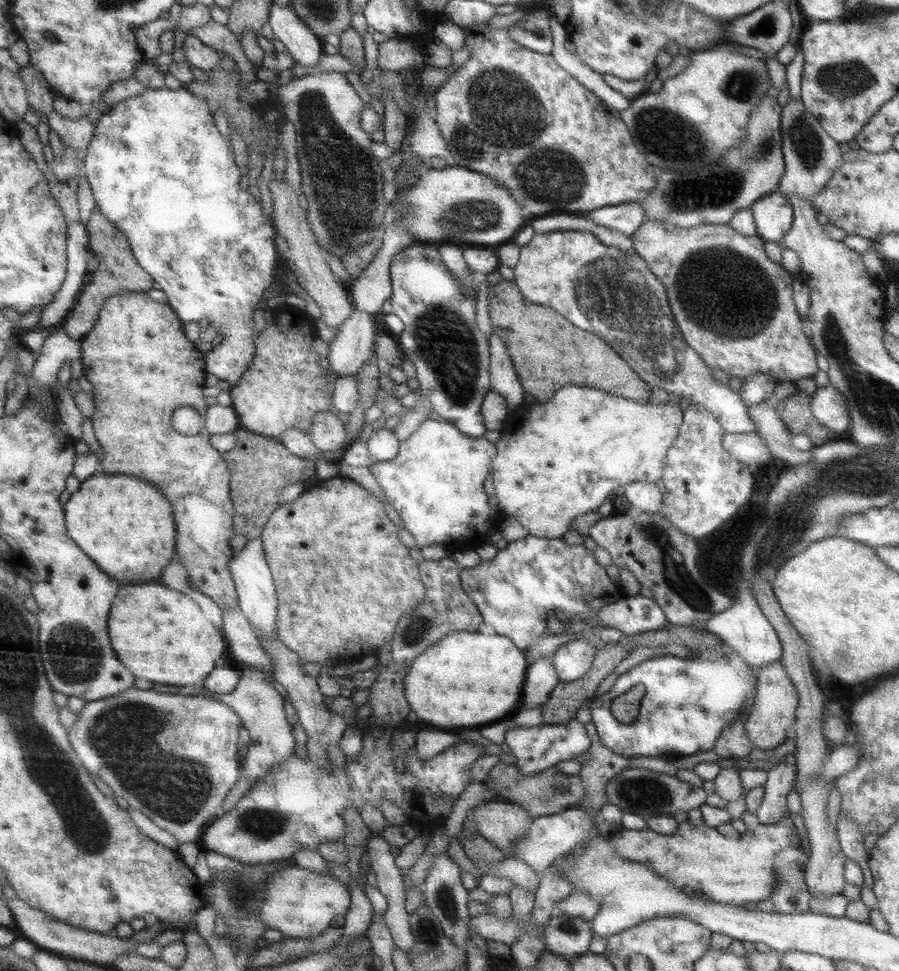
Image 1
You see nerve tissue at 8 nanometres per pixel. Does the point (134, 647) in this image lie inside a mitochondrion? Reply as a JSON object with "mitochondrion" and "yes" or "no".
{"mitochondrion":"no"}

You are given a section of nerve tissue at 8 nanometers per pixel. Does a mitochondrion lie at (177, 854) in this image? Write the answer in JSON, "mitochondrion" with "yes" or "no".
{"mitochondrion":"no"}

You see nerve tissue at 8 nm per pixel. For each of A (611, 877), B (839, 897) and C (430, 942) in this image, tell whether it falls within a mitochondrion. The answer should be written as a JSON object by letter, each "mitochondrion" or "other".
{"A":"other","B":"other","C":"mitochondrion"}

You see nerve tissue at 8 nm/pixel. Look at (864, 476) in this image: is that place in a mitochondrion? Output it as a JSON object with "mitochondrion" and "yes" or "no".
{"mitochondrion":"yes"}

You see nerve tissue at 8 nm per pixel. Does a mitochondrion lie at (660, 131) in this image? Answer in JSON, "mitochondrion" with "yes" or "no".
{"mitochondrion":"yes"}

